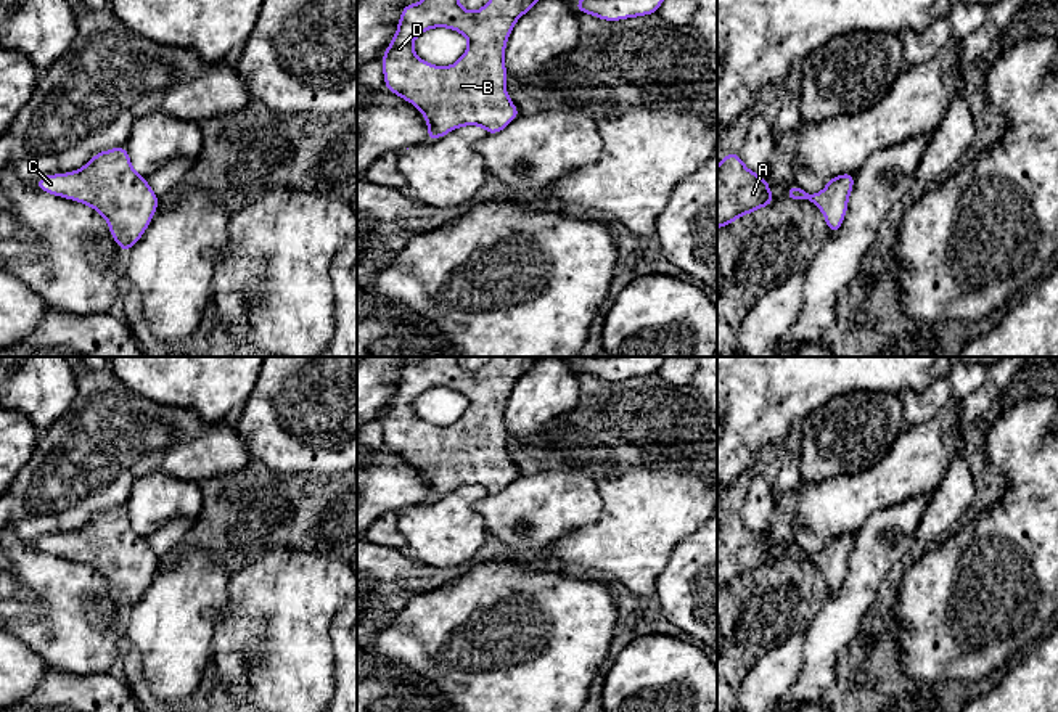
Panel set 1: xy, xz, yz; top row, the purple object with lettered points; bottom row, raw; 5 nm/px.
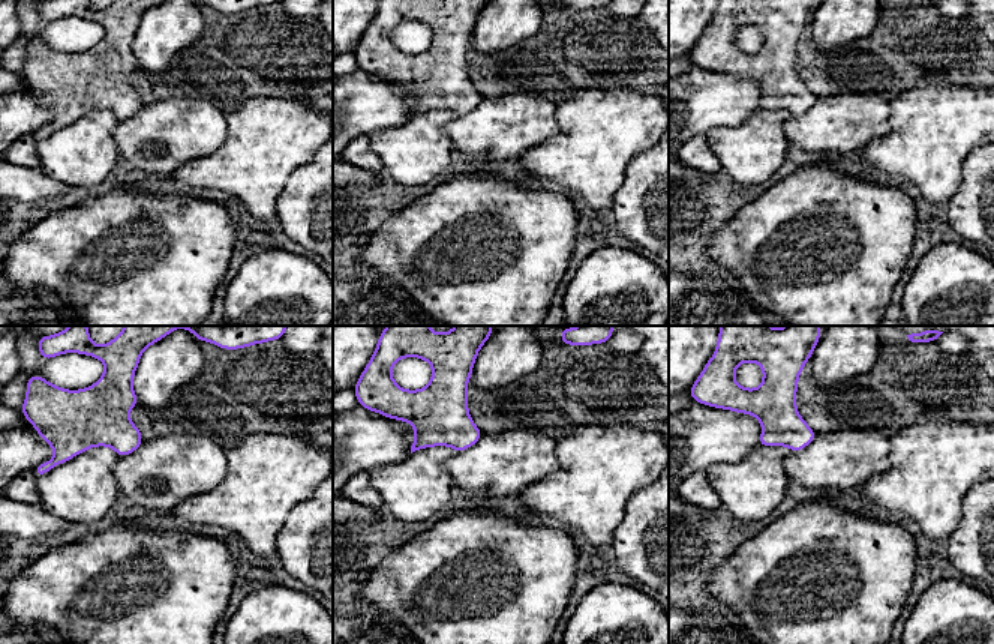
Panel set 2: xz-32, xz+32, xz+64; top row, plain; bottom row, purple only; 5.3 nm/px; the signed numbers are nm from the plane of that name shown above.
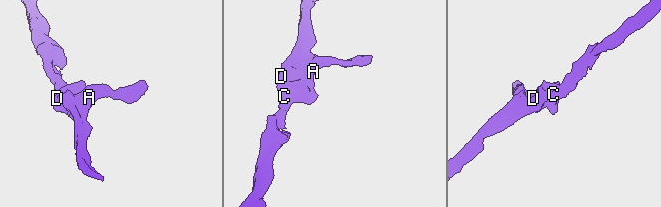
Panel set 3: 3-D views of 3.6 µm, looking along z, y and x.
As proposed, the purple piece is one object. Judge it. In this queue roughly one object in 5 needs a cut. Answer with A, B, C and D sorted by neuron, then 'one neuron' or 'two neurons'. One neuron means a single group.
A B C D; one neuron

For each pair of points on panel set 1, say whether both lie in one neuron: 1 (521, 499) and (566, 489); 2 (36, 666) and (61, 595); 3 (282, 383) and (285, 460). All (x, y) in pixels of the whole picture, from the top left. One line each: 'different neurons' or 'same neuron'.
1: same neuron
2: different neurons
3: same neuron

